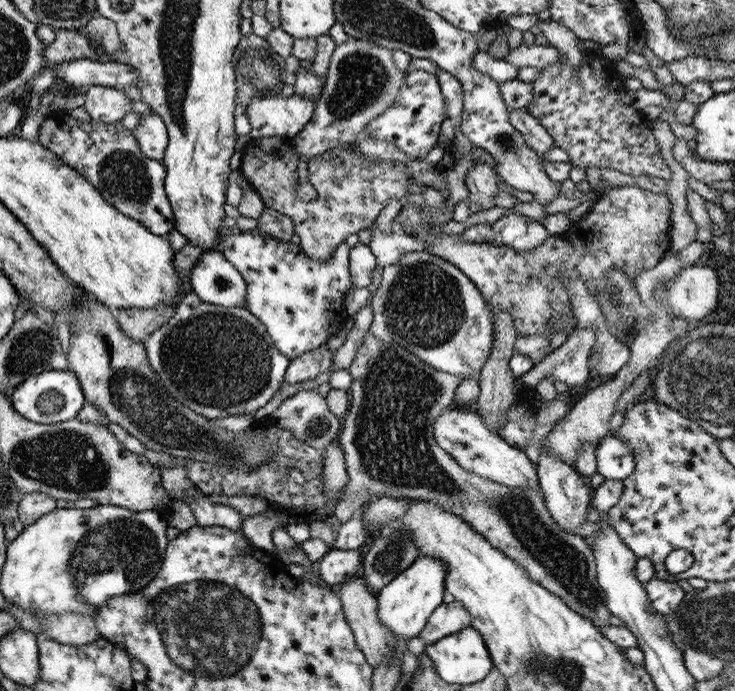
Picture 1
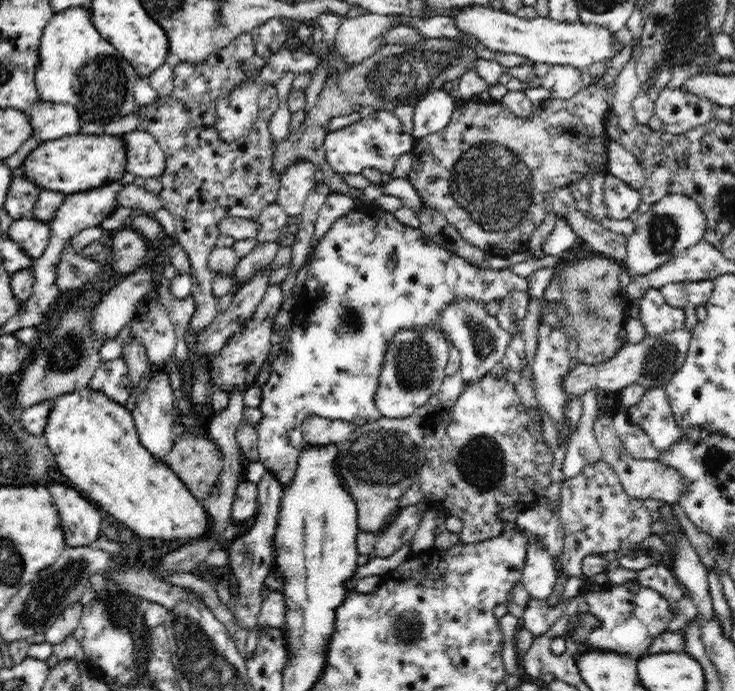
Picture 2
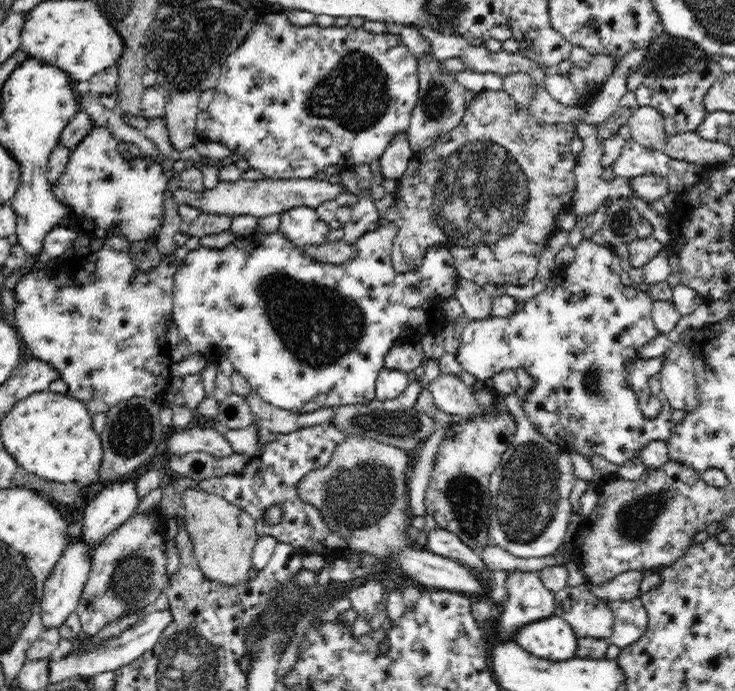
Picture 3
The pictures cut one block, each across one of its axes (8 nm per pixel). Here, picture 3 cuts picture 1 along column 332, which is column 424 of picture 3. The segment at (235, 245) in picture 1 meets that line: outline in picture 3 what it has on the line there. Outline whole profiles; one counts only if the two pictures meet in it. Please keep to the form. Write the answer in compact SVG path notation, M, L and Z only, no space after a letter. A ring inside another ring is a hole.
M388 223L388 225L379 227L375 231L365 232L352 243L356 249L356 256L351 261L346 261L339 265L330 265L316 261L314 258L306 255L301 250L301 247L288 240L280 230L264 232L259 230L259 228L255 229L250 239L248 237L236 236L224 248L214 249L200 246L190 251L178 263L176 272L174 272L172 318L180 333L180 341L172 348L173 362L178 362L178 360L182 360L186 356L200 355L214 365L218 358L226 357L232 363L234 370L238 371L249 382L252 392L257 394L264 402L272 404L276 408L298 412L298 414L312 412L313 410L318 410L318 408L324 408L324 406L334 406L337 408L349 404L364 405L376 396L376 380L379 372L383 369L384 356L390 350L390 346L406 341L414 341L432 332L432 314L443 316L442 305L454 294L456 280L459 278L457 270L454 268L452 253L448 252L448 249L444 248L443 245L438 244L426 248L421 264L416 266L412 272L404 274L396 272L391 261L391 248L398 228L398 223Z

